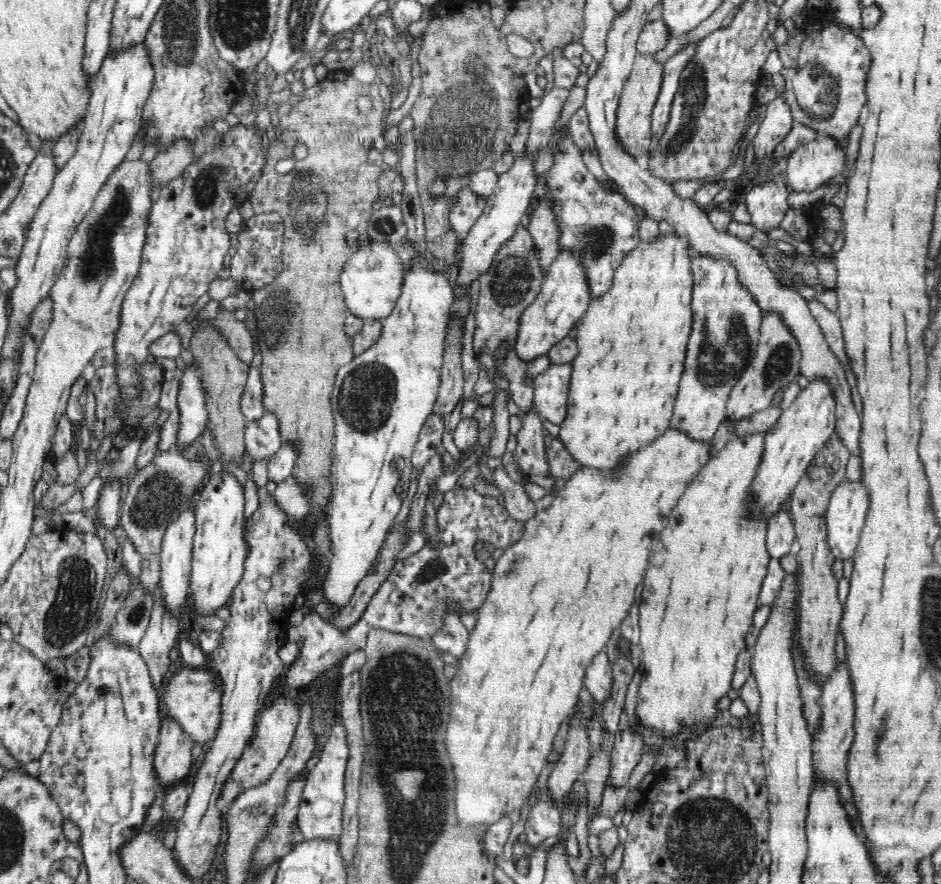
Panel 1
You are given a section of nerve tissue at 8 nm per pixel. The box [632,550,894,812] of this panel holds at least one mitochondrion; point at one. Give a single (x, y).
(878, 752)

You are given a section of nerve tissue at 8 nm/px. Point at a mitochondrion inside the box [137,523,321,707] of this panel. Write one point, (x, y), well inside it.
(285, 555)

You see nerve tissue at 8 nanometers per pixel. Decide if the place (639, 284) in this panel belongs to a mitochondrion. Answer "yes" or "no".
no

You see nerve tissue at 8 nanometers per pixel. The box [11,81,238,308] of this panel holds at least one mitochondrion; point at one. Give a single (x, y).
(95, 264)

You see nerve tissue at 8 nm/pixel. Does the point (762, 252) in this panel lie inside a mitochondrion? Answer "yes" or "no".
no

